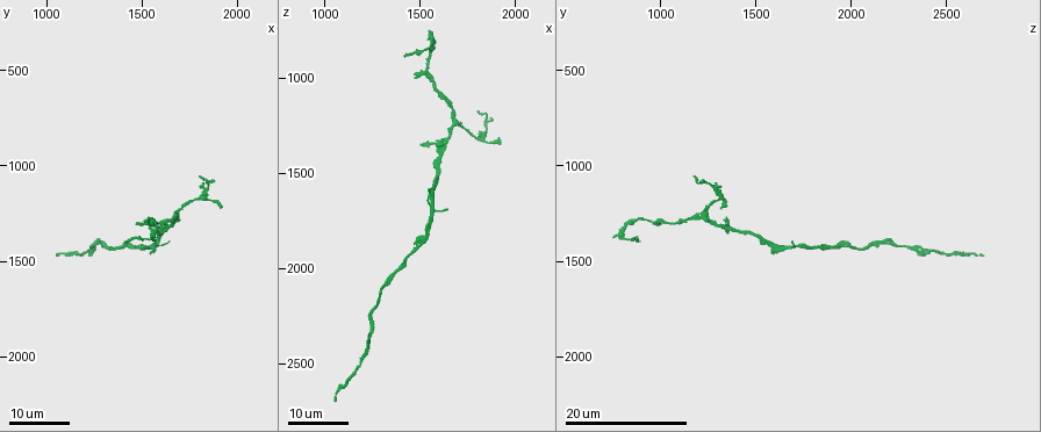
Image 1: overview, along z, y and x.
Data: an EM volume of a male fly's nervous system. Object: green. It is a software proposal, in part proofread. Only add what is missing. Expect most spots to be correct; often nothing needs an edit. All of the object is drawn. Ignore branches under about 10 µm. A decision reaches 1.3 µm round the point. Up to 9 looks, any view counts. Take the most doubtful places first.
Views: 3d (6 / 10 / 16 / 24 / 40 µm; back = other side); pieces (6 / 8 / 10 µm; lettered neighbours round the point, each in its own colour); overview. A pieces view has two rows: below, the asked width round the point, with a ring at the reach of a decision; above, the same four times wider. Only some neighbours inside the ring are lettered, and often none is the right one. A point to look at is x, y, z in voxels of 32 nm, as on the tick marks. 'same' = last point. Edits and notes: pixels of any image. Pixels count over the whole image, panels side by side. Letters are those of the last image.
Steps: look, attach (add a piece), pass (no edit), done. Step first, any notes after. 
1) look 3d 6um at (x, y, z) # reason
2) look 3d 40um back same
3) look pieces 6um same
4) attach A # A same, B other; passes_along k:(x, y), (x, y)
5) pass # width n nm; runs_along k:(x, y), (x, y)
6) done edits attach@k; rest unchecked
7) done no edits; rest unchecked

look 3d 16um at (1420, 1390, 880)

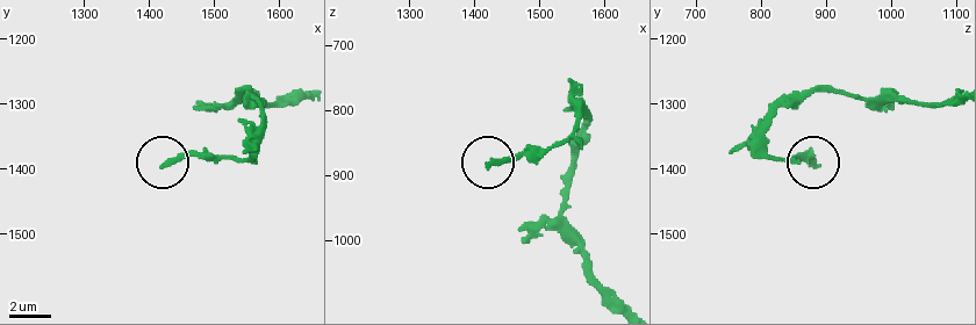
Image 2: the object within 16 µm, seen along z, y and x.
look pieces 10um at (1420, 1395, 885)

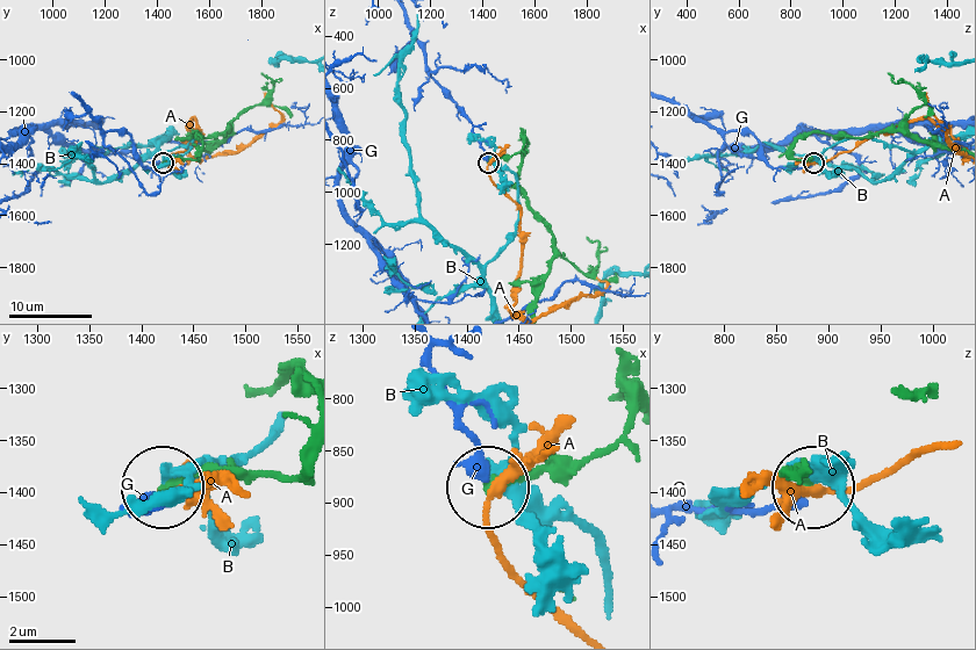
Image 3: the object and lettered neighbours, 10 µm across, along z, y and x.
pass # A other, B other, G other; runs_along 3:(629, 426), (607, 448), (493, 481); no lettered piece goes on from it

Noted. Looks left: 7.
look 3d 16um at (1050, 1480, 2690) # free end

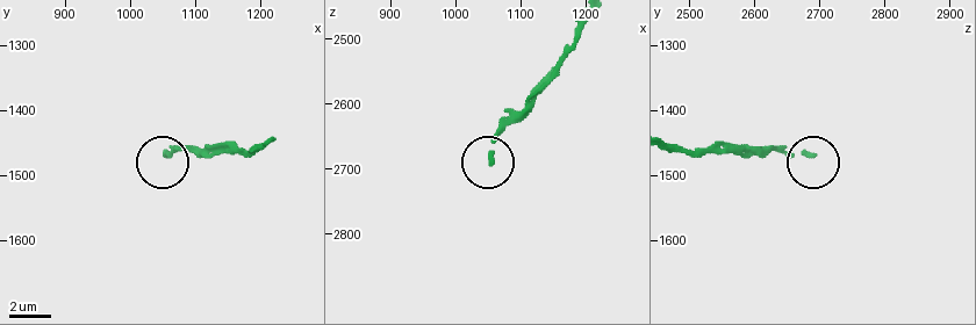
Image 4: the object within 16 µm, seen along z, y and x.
look pieces 8um at (1055, 1475, 2695)

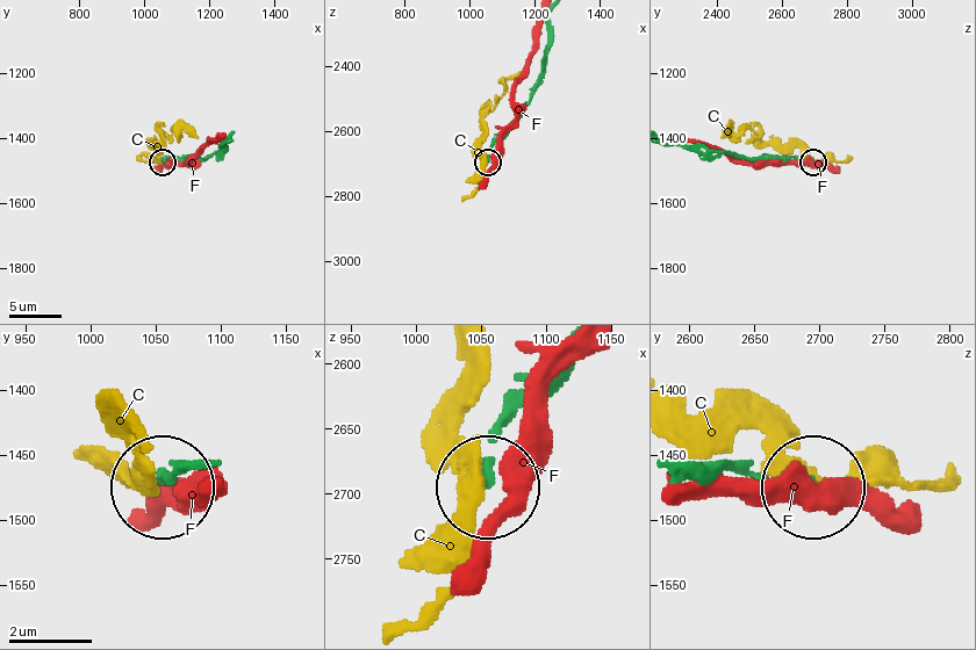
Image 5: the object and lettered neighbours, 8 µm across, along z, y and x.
pass # C other, F other; runs_along 5:(547, 20), (543, 80), (518, 118), (489, 147), (487, 163); no lettered piece goes on from it

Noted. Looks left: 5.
look 3d 16um at (1470, 1300, 1010) # free end

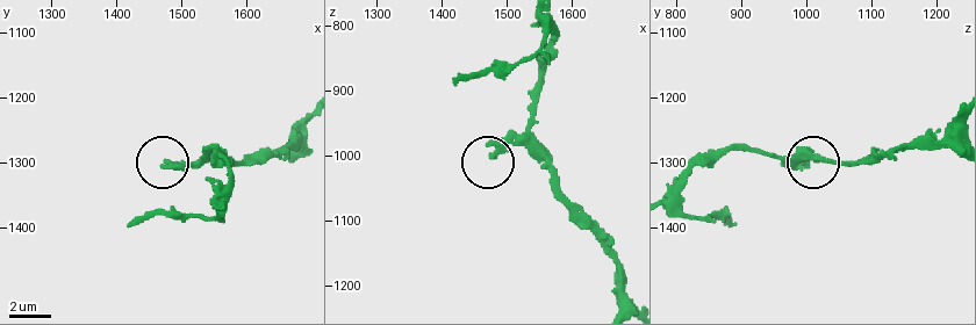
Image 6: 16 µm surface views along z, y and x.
look pieces 10um at (1475, 1300, 1005) # see the neighbours

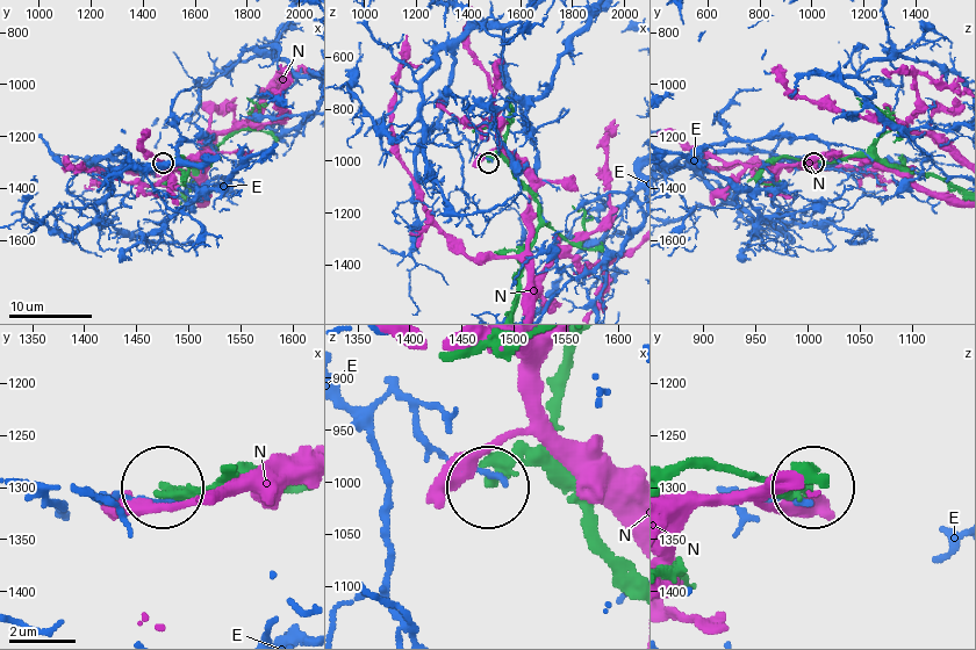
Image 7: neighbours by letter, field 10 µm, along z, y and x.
pass # E other, N other; runs_along 7:(624, 558), (571, 492), (540, 470), (494, 484); none of them fits

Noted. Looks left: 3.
look 3d 24um at (1810, 1040, 1170) # an open end

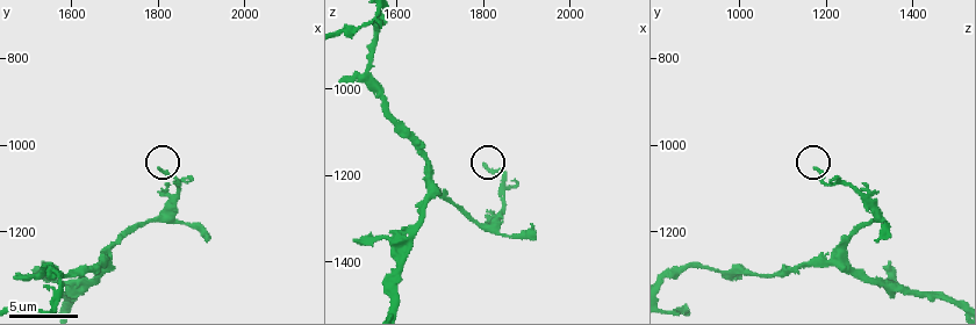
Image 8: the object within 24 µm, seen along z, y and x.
look pieces 8um at (1805, 1050, 1180)

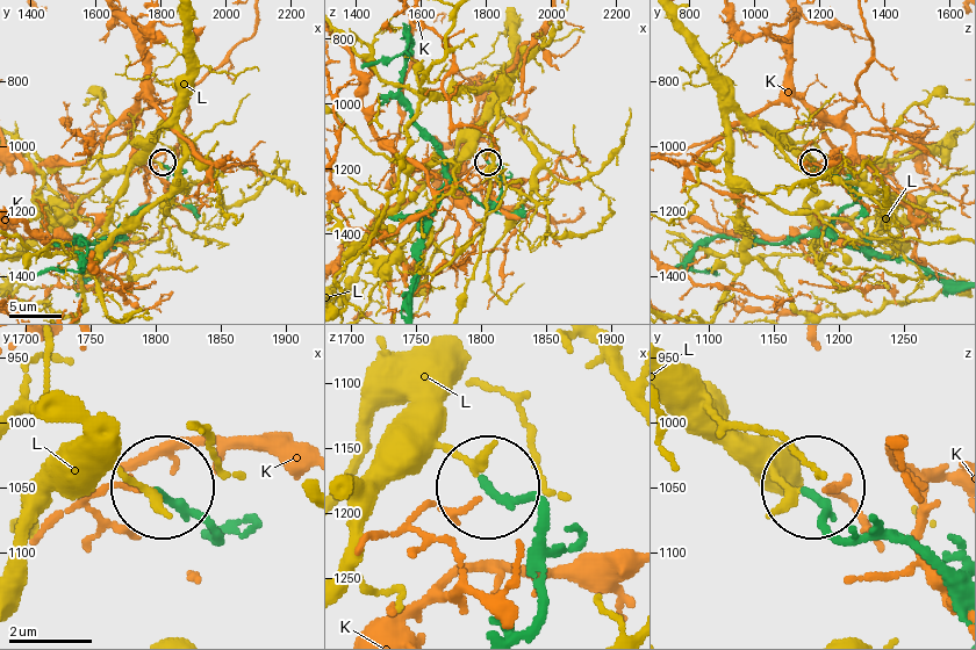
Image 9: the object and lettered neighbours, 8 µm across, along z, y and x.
pass # width 170 nm; K other, L other; runs_along 9:(540, 599), (537, 505), (493, 488); none of them fits

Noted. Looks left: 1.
done no edits; rest unchecked

